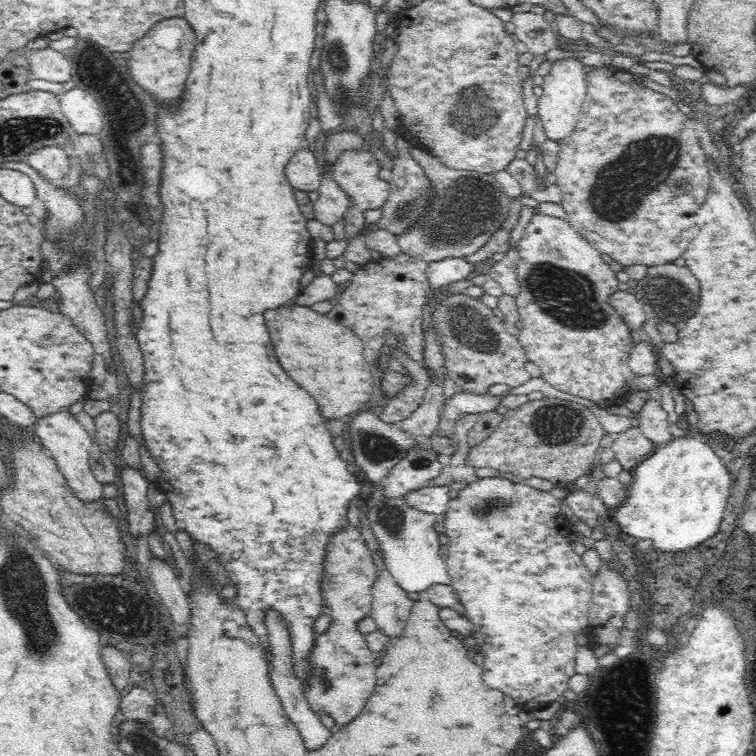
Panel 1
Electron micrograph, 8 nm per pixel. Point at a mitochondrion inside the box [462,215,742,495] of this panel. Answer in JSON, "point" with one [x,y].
{"point":[567,297]}

